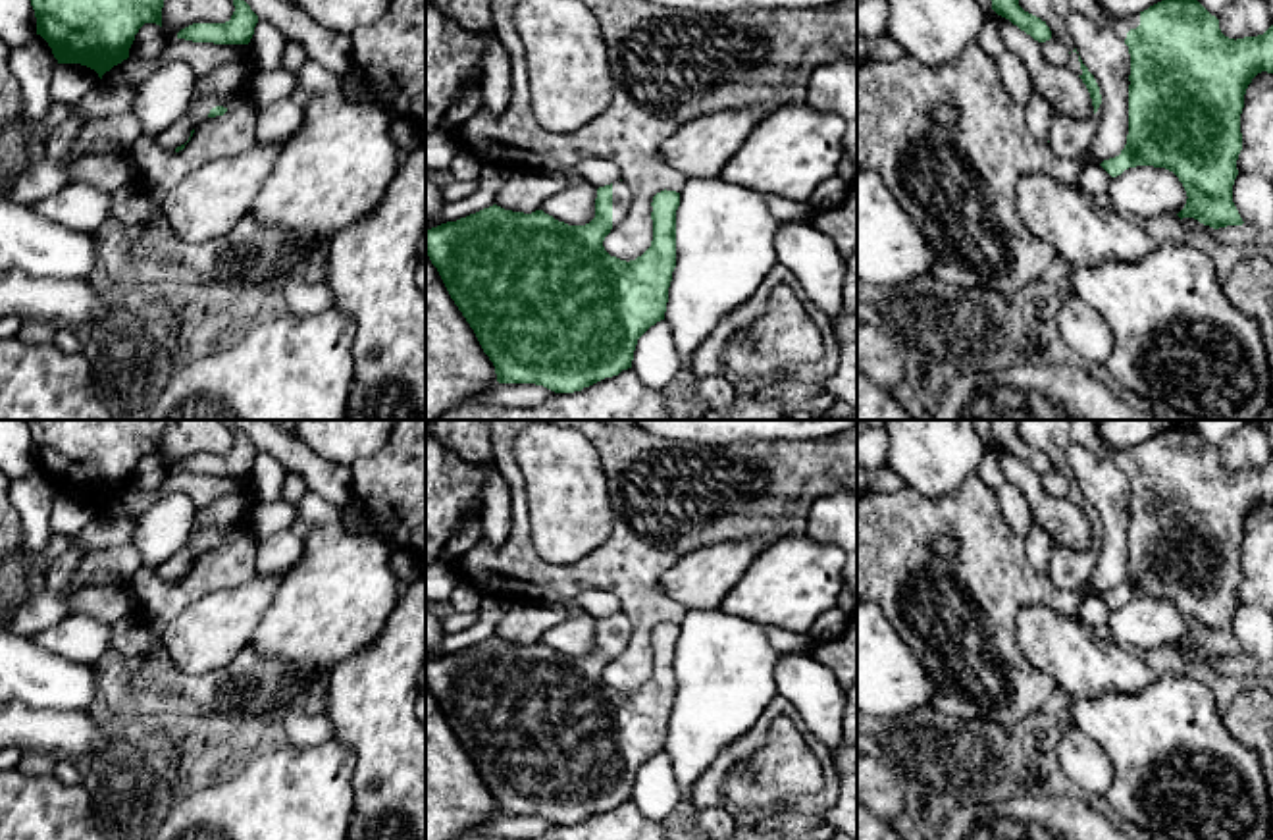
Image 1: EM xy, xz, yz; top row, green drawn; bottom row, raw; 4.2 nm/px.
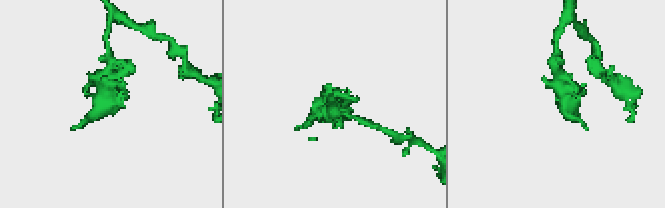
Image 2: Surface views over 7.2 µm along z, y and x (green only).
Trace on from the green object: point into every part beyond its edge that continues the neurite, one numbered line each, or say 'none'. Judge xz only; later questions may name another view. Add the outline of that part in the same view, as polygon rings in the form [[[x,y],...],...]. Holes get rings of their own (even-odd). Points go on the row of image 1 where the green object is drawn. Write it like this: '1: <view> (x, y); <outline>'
1: xz (621, 193); [[[624,181],[612,183],[612,229],[622,223],[630,208],[630,189]]]

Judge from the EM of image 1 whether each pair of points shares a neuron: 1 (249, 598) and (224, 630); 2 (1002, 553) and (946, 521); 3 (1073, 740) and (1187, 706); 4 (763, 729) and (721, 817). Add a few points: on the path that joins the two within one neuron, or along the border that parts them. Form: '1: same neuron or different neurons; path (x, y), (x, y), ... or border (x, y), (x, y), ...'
1: same neuron; path (241, 605), (224, 623)
2: same neuron; path (988, 542), (967, 521), (960, 521)
3: different neurons; border (1069, 723), (1100, 746), (1114, 775)
4: different neurons; border (727, 810), (734, 815)

